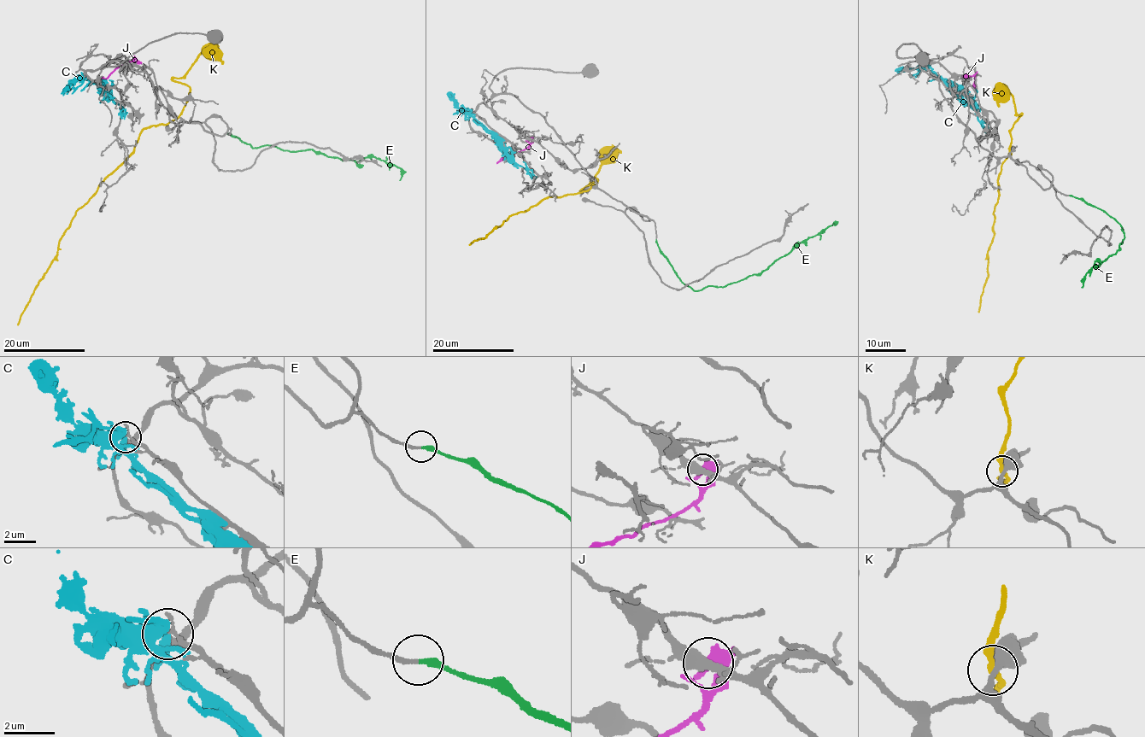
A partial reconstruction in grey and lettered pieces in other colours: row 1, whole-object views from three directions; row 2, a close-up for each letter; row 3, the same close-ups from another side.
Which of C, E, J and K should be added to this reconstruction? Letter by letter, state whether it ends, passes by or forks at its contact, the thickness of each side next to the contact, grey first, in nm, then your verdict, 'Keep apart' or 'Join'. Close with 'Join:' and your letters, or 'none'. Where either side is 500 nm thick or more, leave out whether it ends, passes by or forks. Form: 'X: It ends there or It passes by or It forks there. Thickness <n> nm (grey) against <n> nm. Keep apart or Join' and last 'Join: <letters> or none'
C: It passes by. Thickness 150 nm (grey) against 280 nm. Keep apart
E: It ends there. Thickness 180 nm (grey) against 240 nm. Join
J: It passes by. Thickness 280 nm (grey) against 460 nm. Keep apart
K: It passes by. Thickness 240 nm (grey) against 220 nm. Keep apart
Join: E

